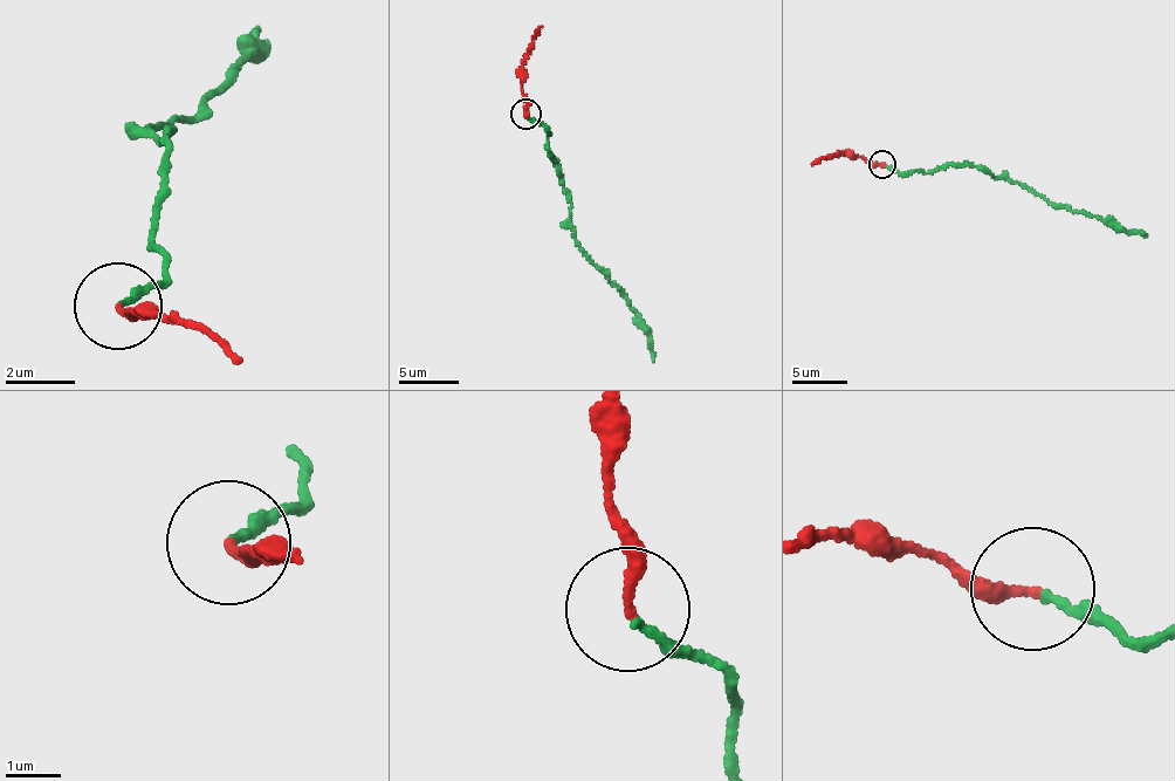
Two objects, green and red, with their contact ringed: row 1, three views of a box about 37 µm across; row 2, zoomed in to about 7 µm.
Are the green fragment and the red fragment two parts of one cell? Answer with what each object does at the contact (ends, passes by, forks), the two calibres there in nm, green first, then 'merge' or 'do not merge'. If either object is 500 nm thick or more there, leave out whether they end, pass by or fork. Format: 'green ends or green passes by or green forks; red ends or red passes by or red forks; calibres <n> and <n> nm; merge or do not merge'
green ends; red ends; calibres 180 and 220 nm; merge

